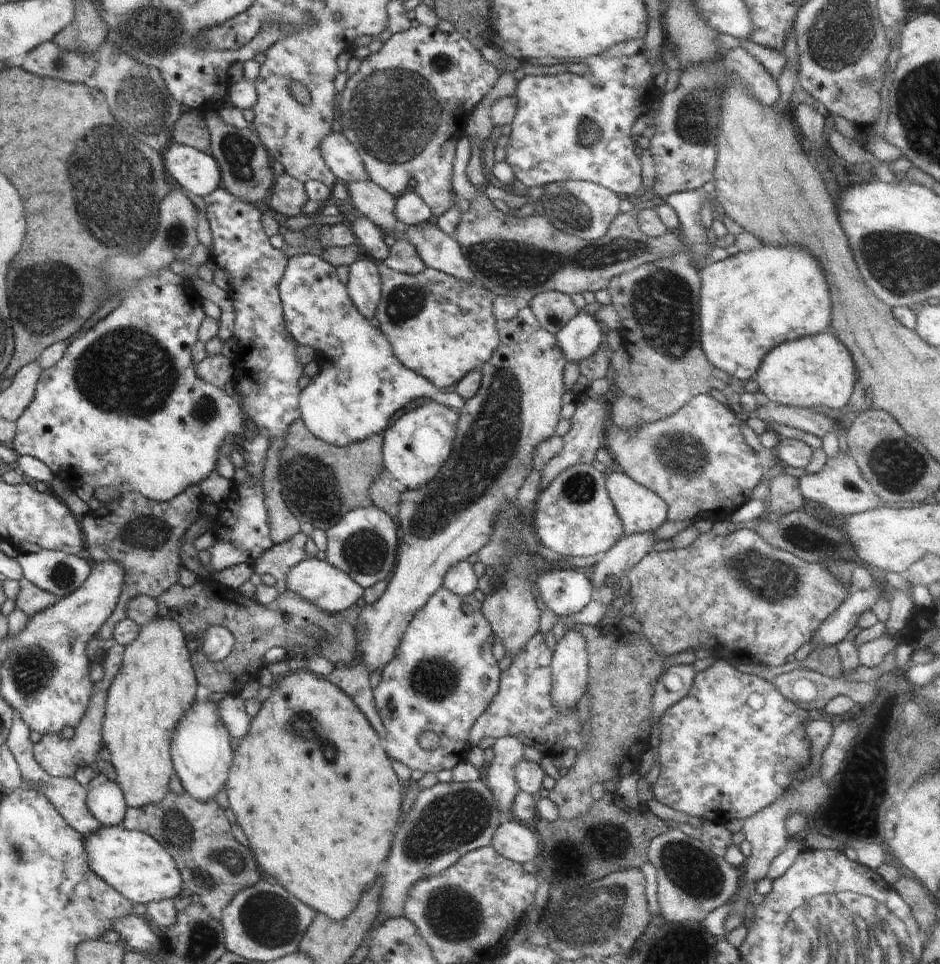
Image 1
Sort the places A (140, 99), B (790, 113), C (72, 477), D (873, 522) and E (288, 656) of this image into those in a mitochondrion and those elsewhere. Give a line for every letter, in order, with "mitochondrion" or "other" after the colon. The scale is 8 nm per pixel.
A: mitochondrion
B: other
C: other
D: other
E: other

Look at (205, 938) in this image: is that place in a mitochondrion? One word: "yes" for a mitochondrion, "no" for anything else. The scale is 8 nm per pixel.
yes

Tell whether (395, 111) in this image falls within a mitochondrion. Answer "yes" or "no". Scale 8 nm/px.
yes

